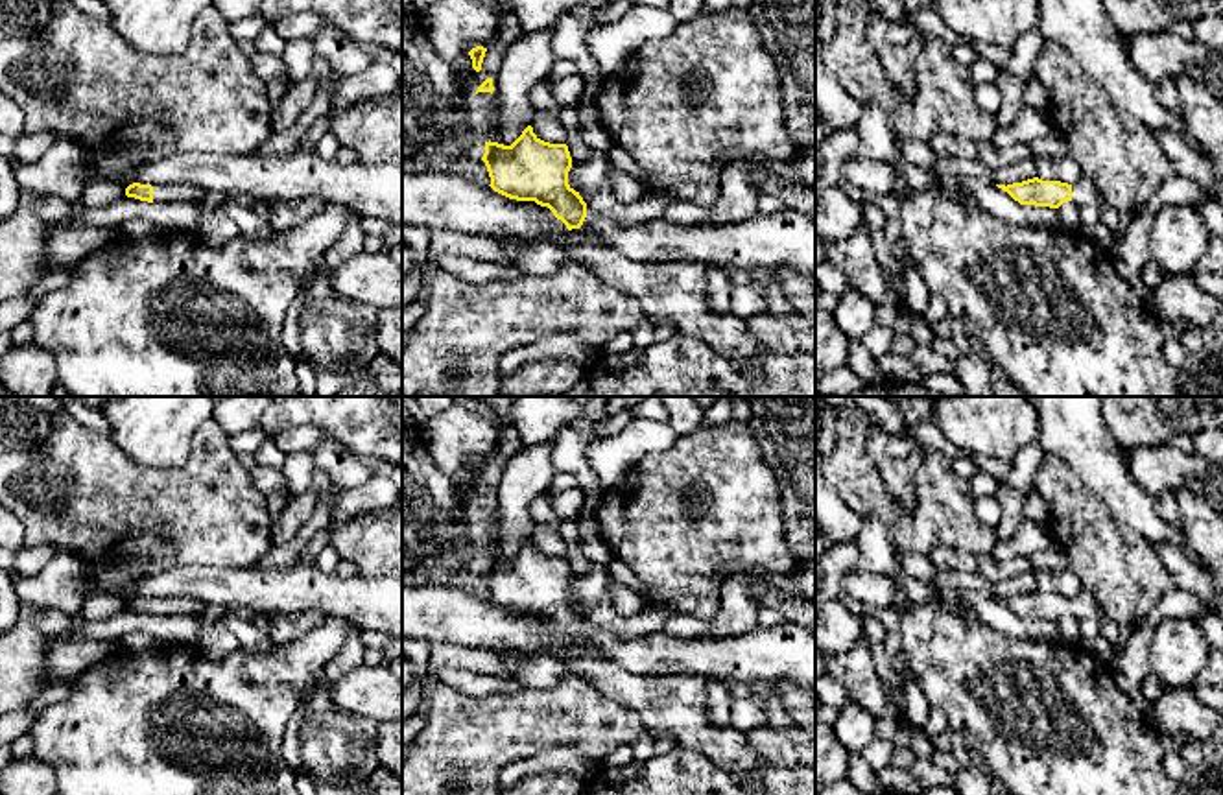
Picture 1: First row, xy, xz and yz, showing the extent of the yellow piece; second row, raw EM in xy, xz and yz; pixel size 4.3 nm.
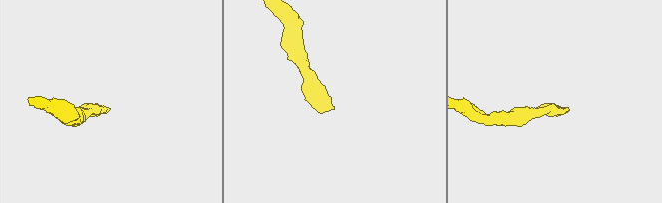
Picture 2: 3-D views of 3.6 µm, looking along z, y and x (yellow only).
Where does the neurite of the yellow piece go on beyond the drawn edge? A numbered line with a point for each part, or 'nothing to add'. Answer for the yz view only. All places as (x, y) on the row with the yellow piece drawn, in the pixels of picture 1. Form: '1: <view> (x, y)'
1: yz (1083, 192)

